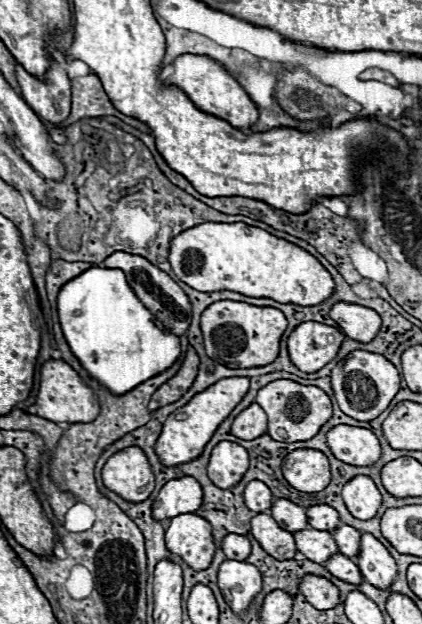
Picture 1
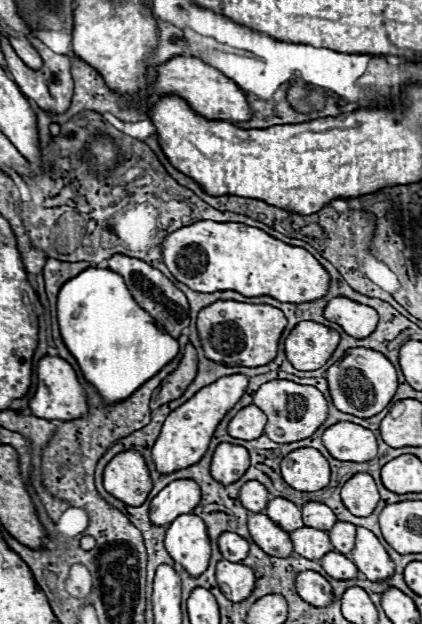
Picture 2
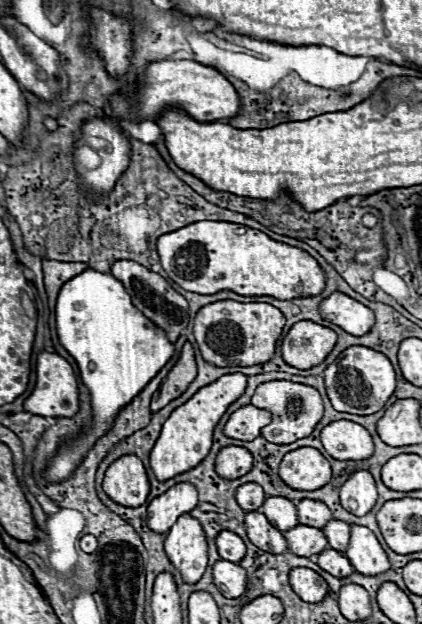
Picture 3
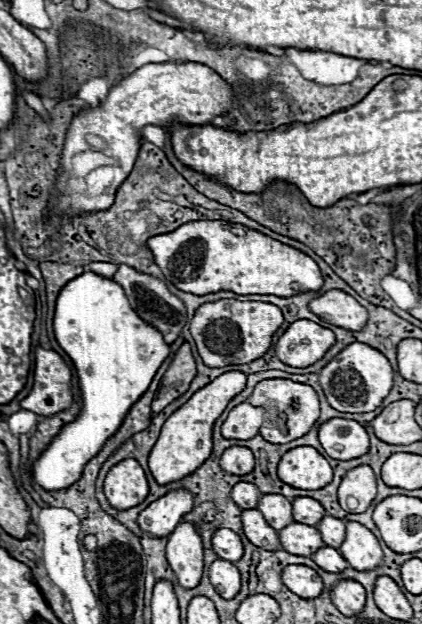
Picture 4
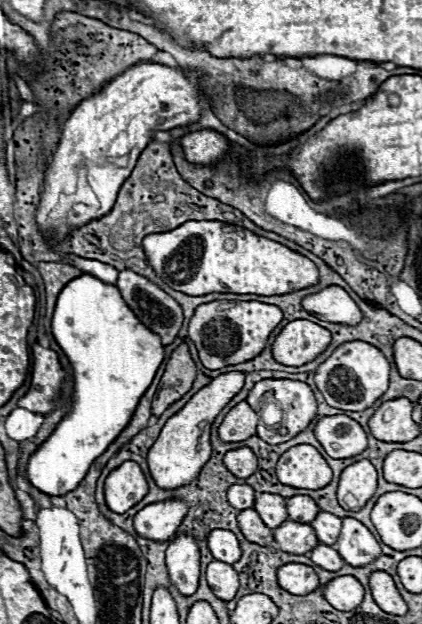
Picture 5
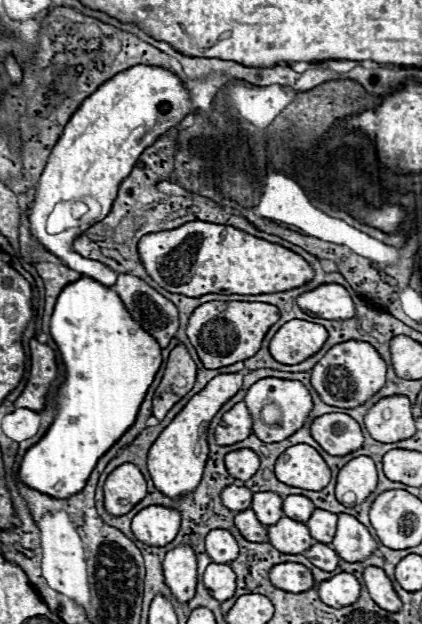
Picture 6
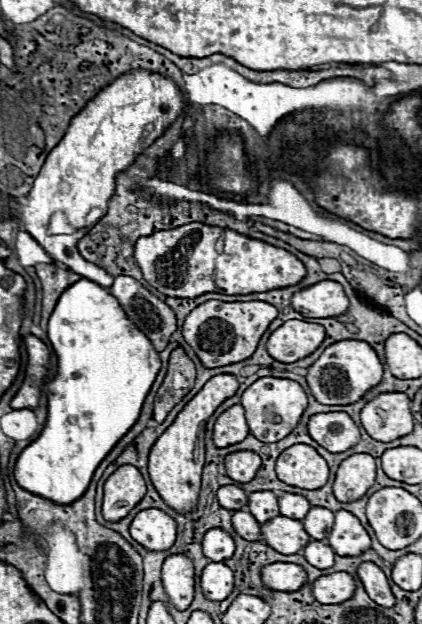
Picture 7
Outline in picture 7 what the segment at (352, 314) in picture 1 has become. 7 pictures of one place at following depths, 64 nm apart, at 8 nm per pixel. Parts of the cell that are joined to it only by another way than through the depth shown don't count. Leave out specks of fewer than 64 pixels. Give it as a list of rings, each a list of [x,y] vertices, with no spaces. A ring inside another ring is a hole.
[[[334,280],[316,282],[292,294],[292,308],[308,318],[334,318],[348,310],[348,298]]]

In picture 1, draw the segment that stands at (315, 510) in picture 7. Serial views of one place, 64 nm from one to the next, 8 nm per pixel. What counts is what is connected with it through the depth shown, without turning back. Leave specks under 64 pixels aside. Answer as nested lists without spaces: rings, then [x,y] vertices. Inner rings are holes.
[[[342,524],[342,526],[334,528],[332,534],[334,534],[334,540],[338,544],[340,554],[344,554],[348,558],[358,556],[358,552],[360,552],[360,530],[356,530],[348,524]]]

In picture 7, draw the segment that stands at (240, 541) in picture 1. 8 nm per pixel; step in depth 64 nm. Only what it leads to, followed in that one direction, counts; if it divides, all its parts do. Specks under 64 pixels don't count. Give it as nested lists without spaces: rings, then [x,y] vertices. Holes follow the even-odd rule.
[[[212,528],[204,534],[202,550],[204,550],[204,556],[210,558],[212,562],[224,562],[234,554],[234,540],[224,530]]]

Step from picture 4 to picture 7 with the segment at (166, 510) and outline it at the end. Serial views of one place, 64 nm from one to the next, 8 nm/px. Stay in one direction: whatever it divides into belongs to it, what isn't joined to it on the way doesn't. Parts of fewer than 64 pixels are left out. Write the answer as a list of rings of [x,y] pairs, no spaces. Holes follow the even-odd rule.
[[[158,508],[142,510],[132,520],[130,534],[140,546],[152,552],[164,552],[176,540],[176,522],[172,516],[168,516]]]

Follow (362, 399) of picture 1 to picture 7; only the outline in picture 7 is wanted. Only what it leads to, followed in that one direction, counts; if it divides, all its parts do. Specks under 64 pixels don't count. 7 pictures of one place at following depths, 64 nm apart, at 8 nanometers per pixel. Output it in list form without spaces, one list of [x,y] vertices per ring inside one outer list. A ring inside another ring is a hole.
[[[340,340],[330,344],[308,368],[306,382],[320,404],[352,404],[382,380],[382,364],[374,348],[362,340]]]

